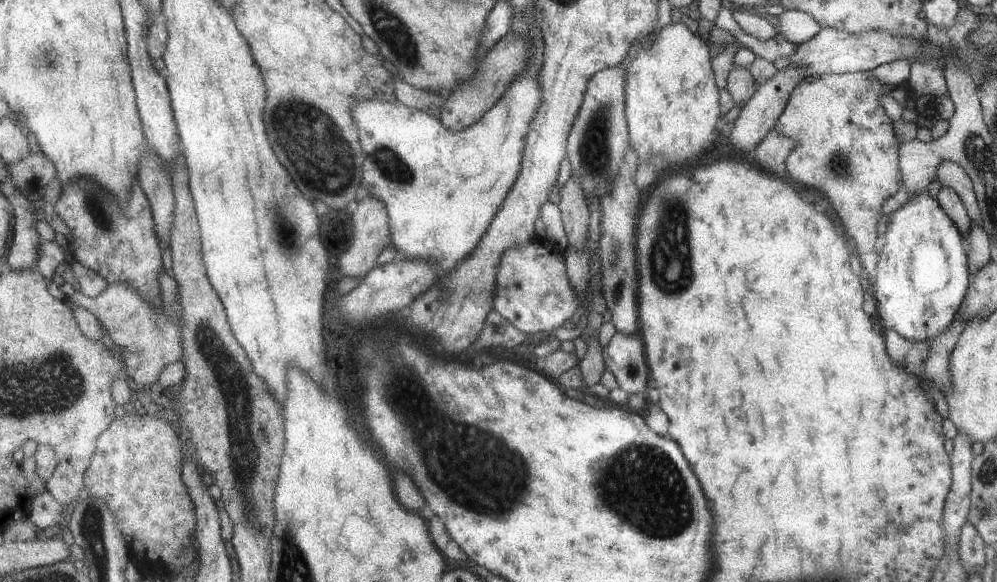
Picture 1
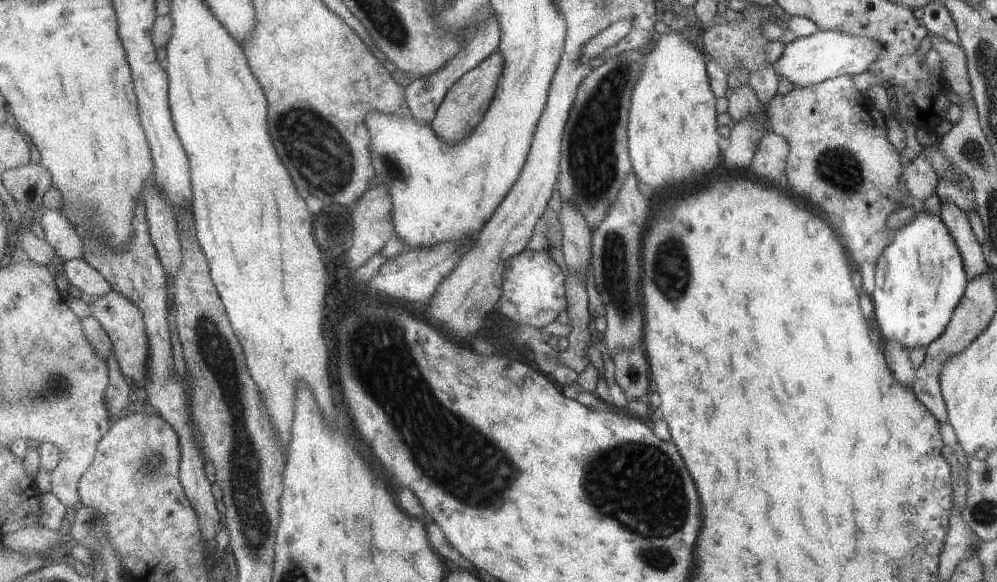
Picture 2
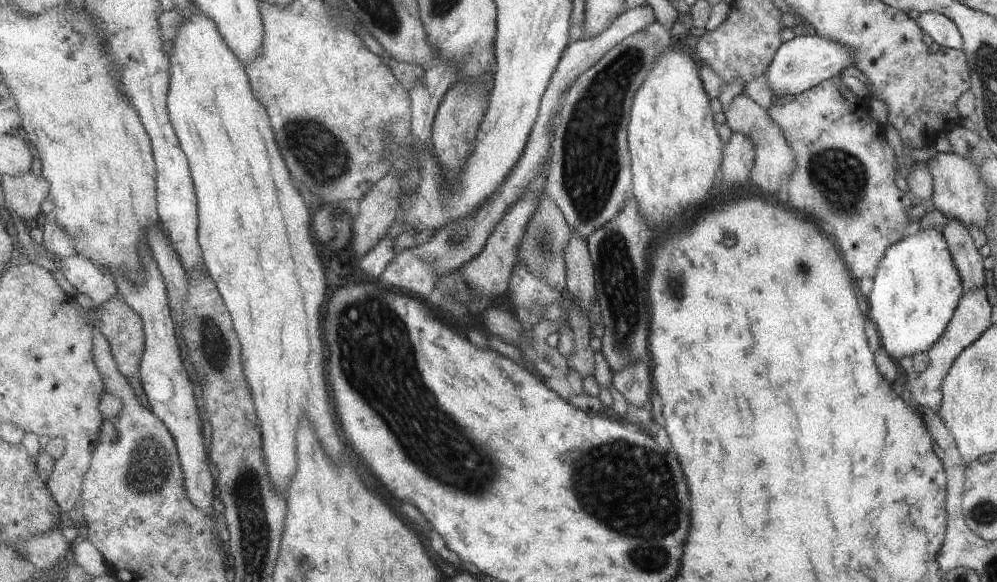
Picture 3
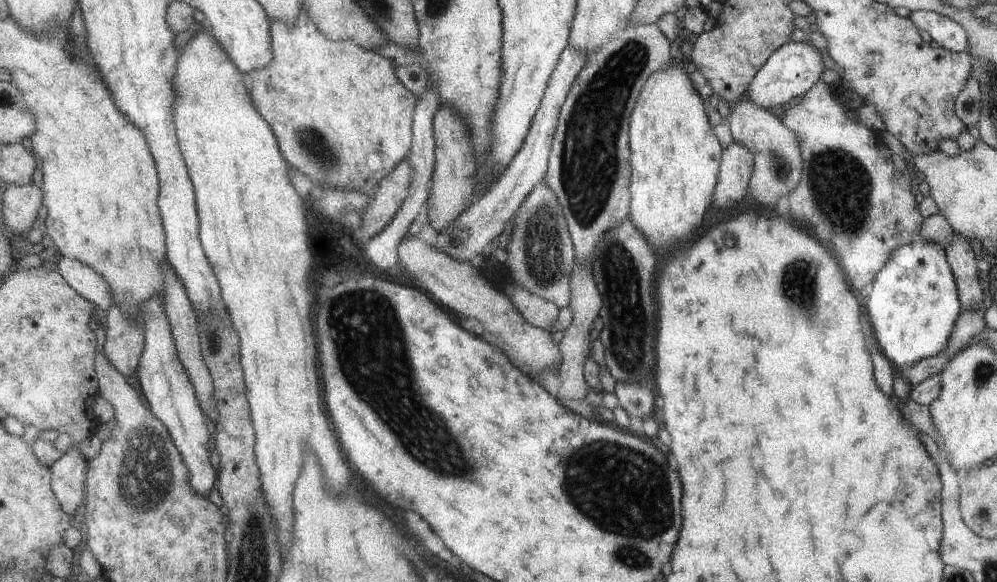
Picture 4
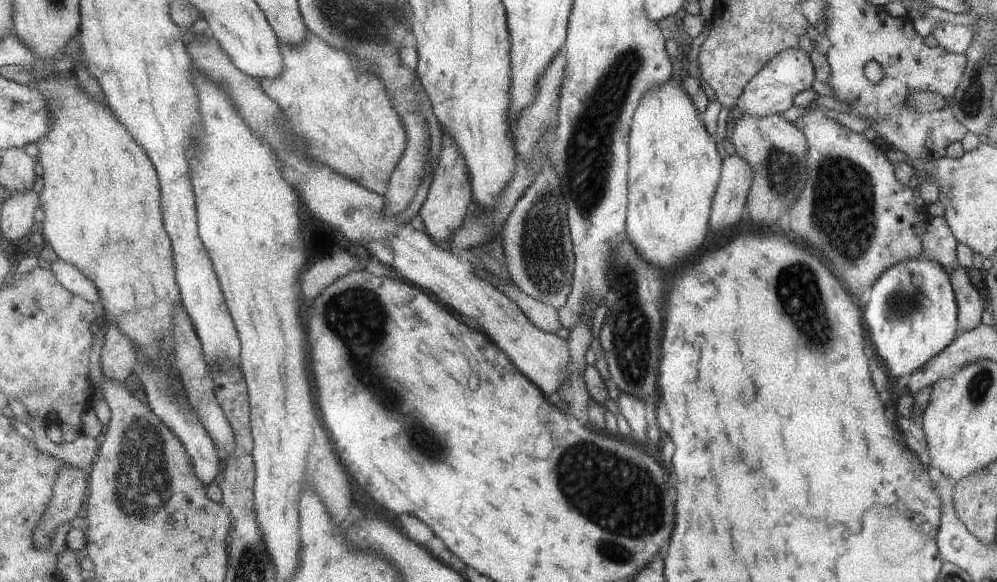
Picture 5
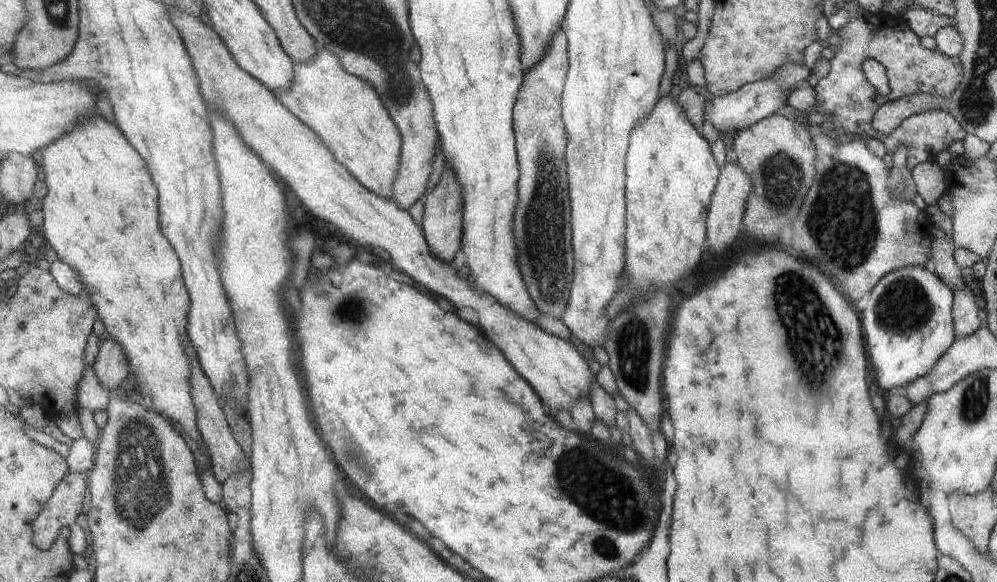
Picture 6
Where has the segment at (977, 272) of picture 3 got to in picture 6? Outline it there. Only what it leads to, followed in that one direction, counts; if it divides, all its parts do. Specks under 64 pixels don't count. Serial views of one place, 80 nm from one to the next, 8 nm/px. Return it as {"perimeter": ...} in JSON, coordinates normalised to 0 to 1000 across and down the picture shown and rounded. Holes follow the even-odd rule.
{"perimeter":[[[968,491],[955,502],[954,540],[958,582],[976,574],[984,557],[976,515],[976,507]]]}

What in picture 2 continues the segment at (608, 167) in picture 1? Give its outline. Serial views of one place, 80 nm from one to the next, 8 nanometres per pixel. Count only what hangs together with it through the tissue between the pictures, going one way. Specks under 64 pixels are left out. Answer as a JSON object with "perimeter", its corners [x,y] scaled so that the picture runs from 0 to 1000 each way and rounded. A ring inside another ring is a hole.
{"perimeter":[[[648,84],[627,88],[621,98],[607,105],[599,115],[583,144],[579,156],[578,175],[571,198],[570,213],[564,244],[565,268],[562,278],[562,302],[558,325],[564,347],[573,349],[591,383],[600,390],[611,364],[613,352],[619,344],[621,332],[633,301],[632,244],[630,235],[631,194],[634,180],[634,162],[641,141],[648,105]]]}

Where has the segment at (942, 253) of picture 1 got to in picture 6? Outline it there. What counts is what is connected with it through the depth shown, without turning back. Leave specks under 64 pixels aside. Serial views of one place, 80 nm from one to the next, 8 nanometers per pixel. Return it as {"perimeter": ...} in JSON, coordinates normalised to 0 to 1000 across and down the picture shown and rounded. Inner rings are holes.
{"perimeter":[[[906,459],[887,471],[861,524],[868,605],[886,677],[930,643],[954,595],[958,582],[954,524],[955,502],[933,459]]]}

